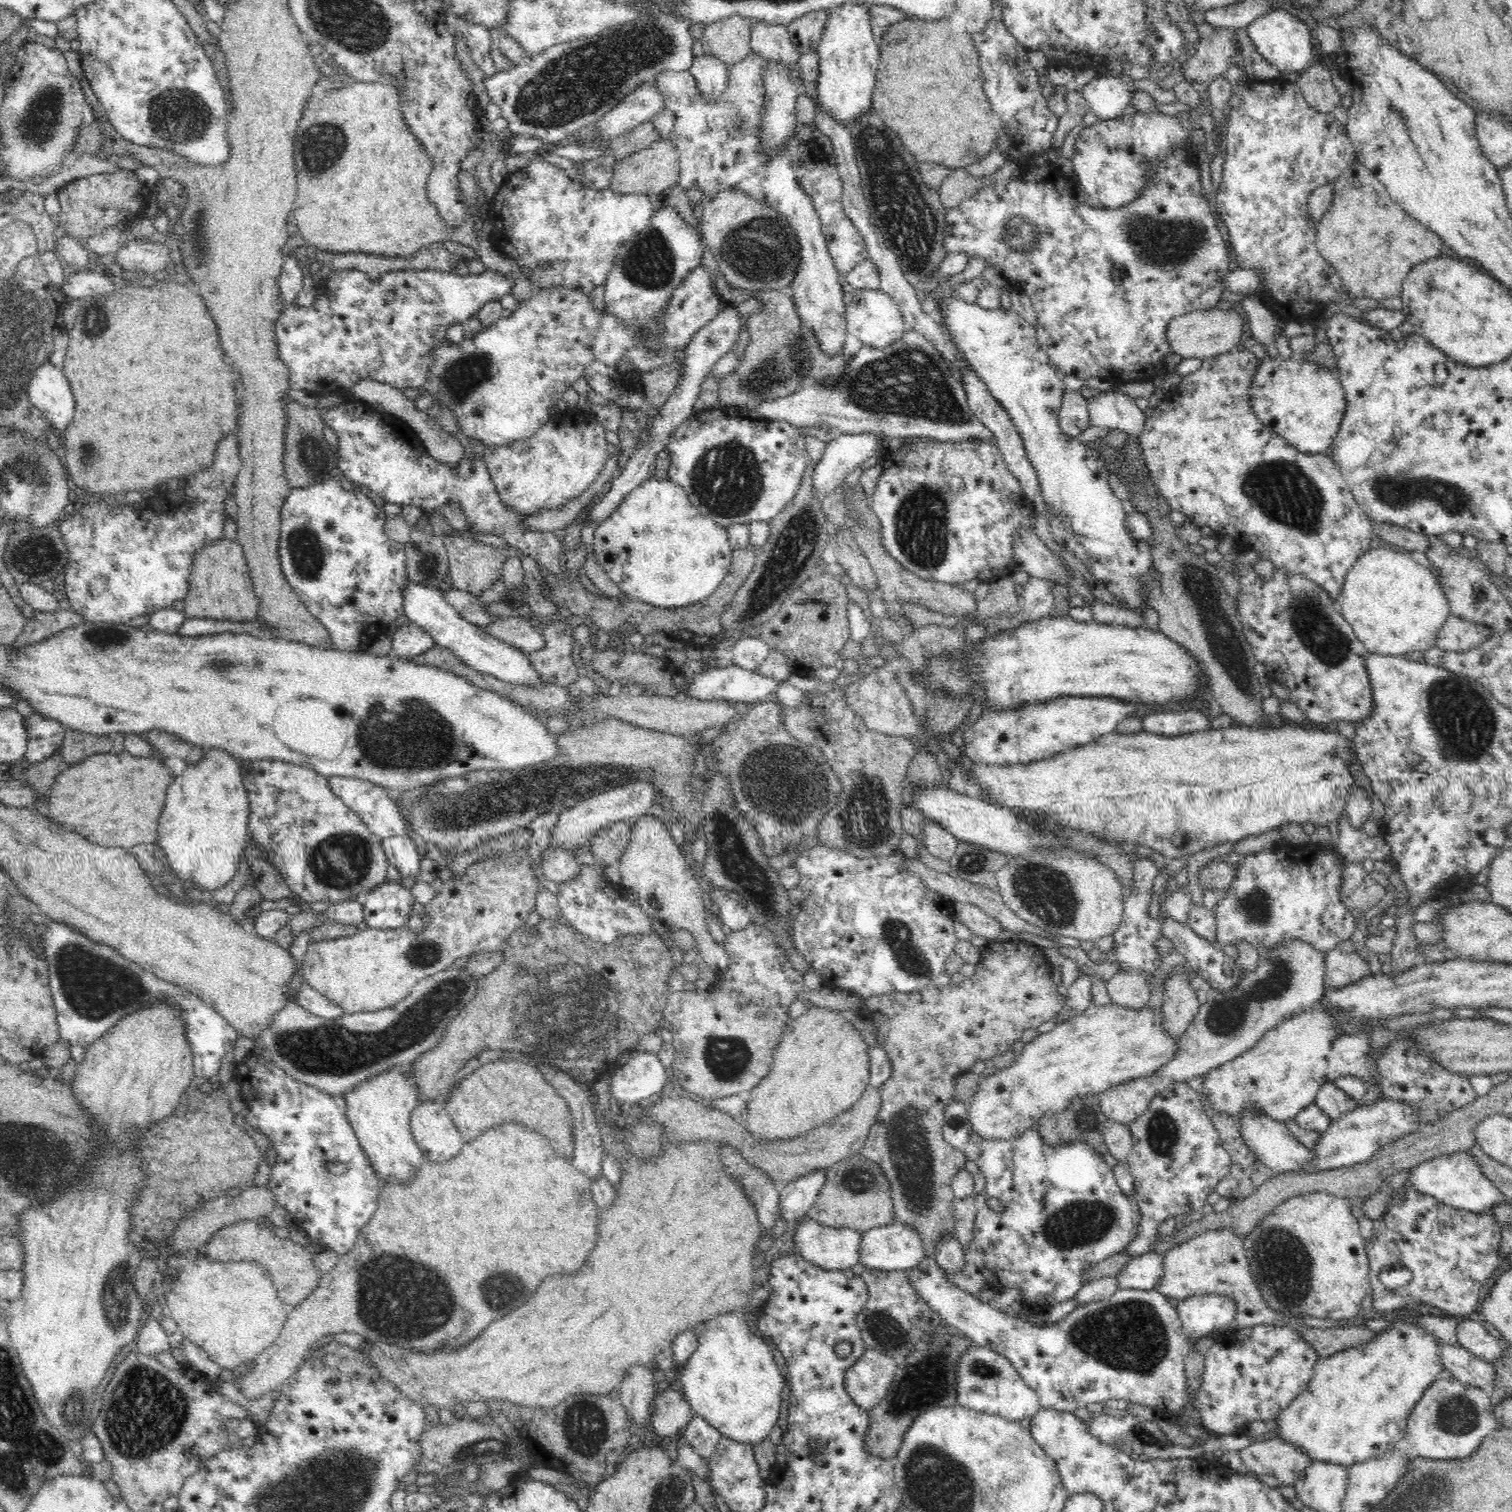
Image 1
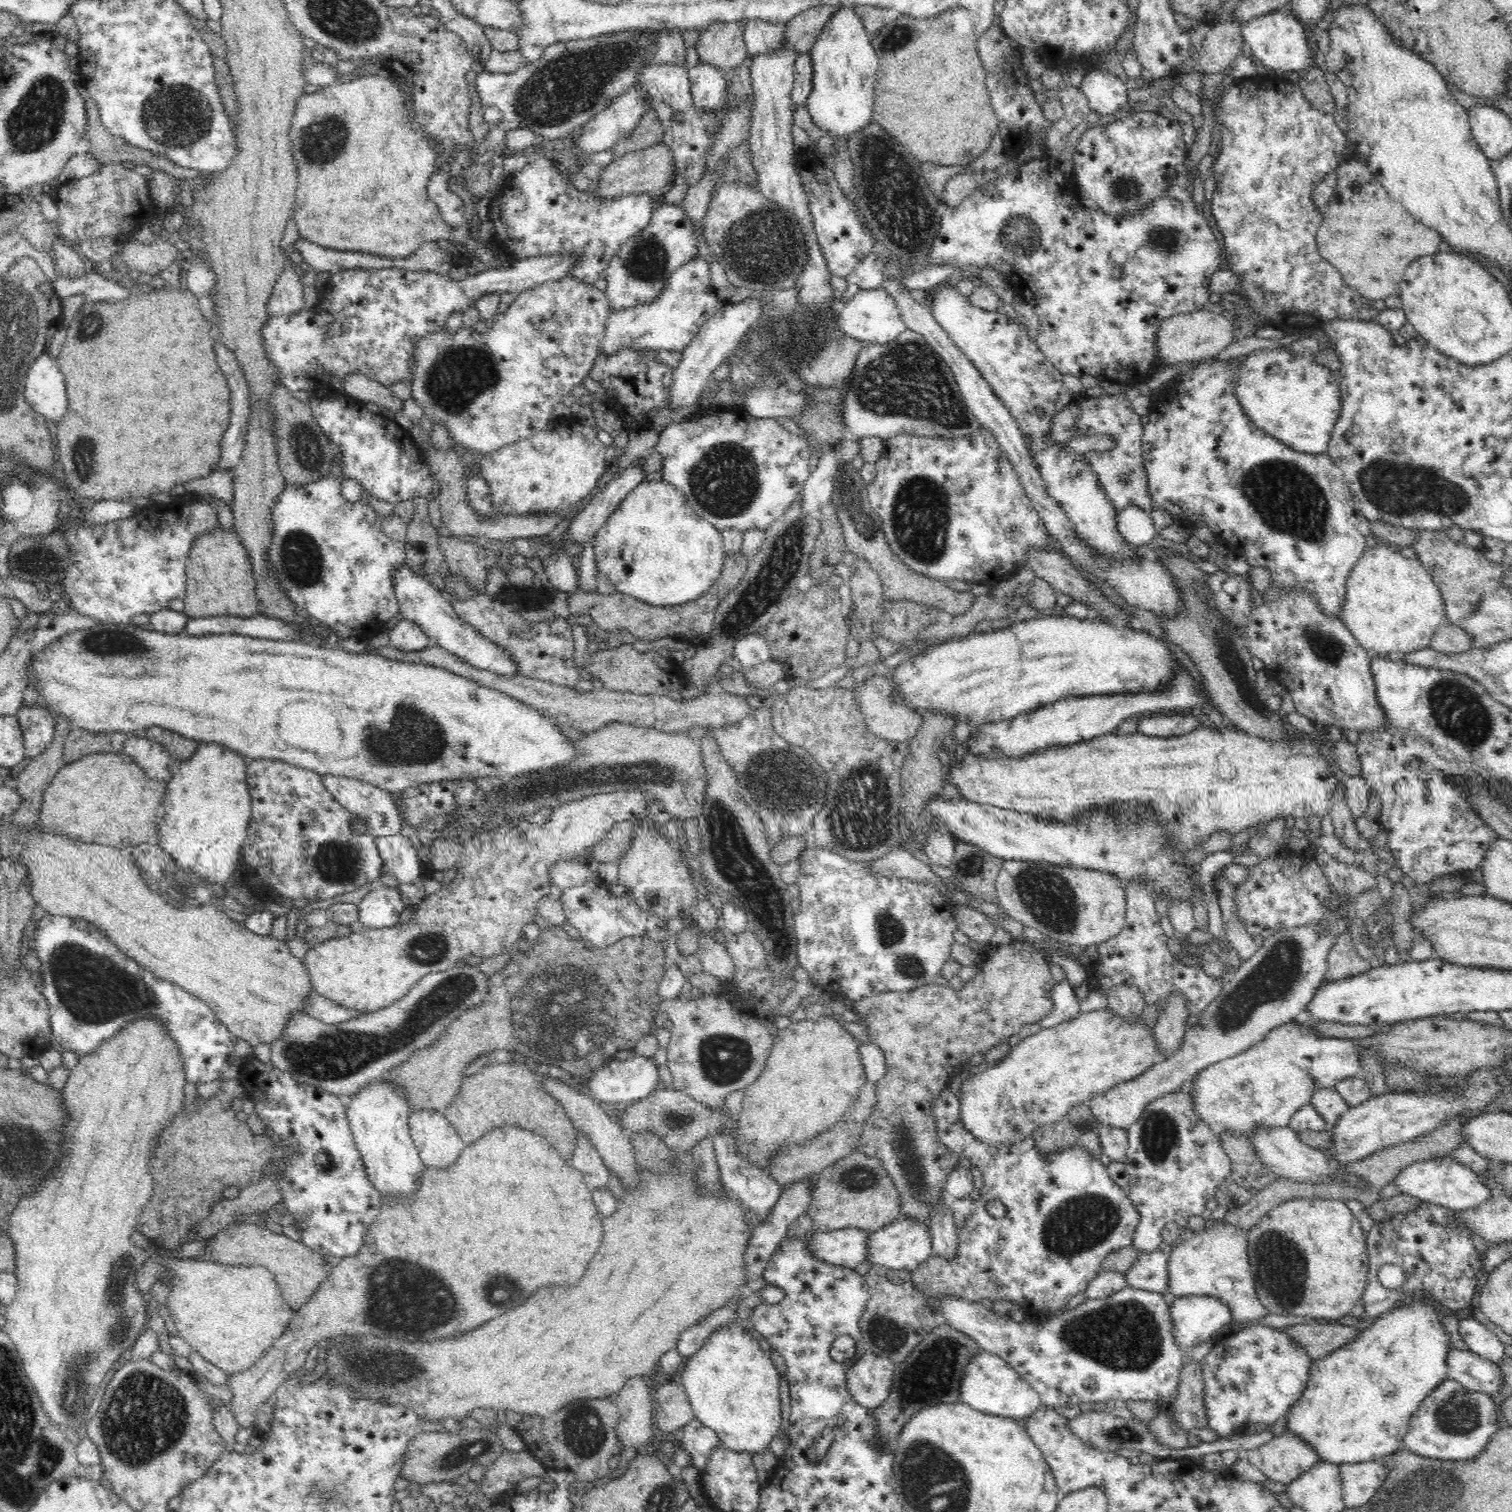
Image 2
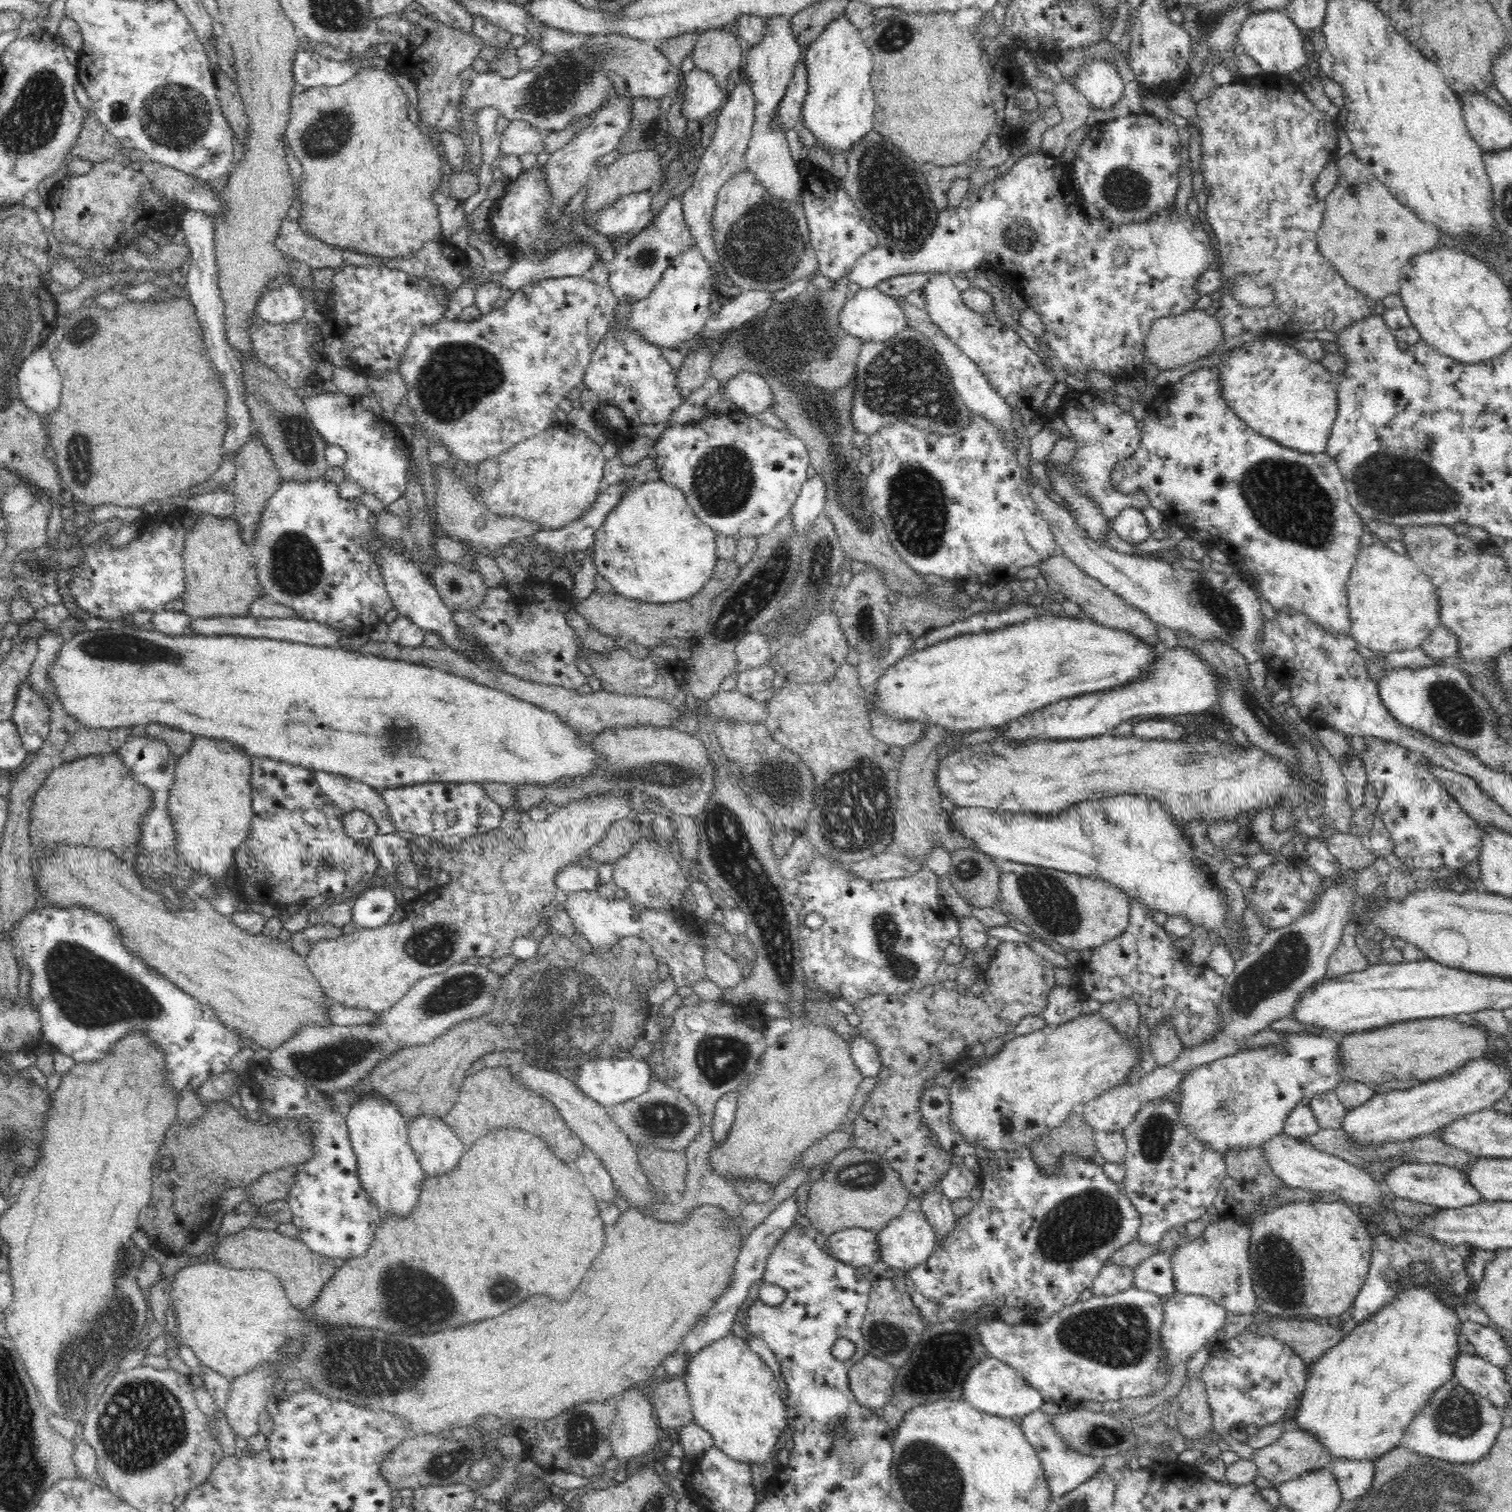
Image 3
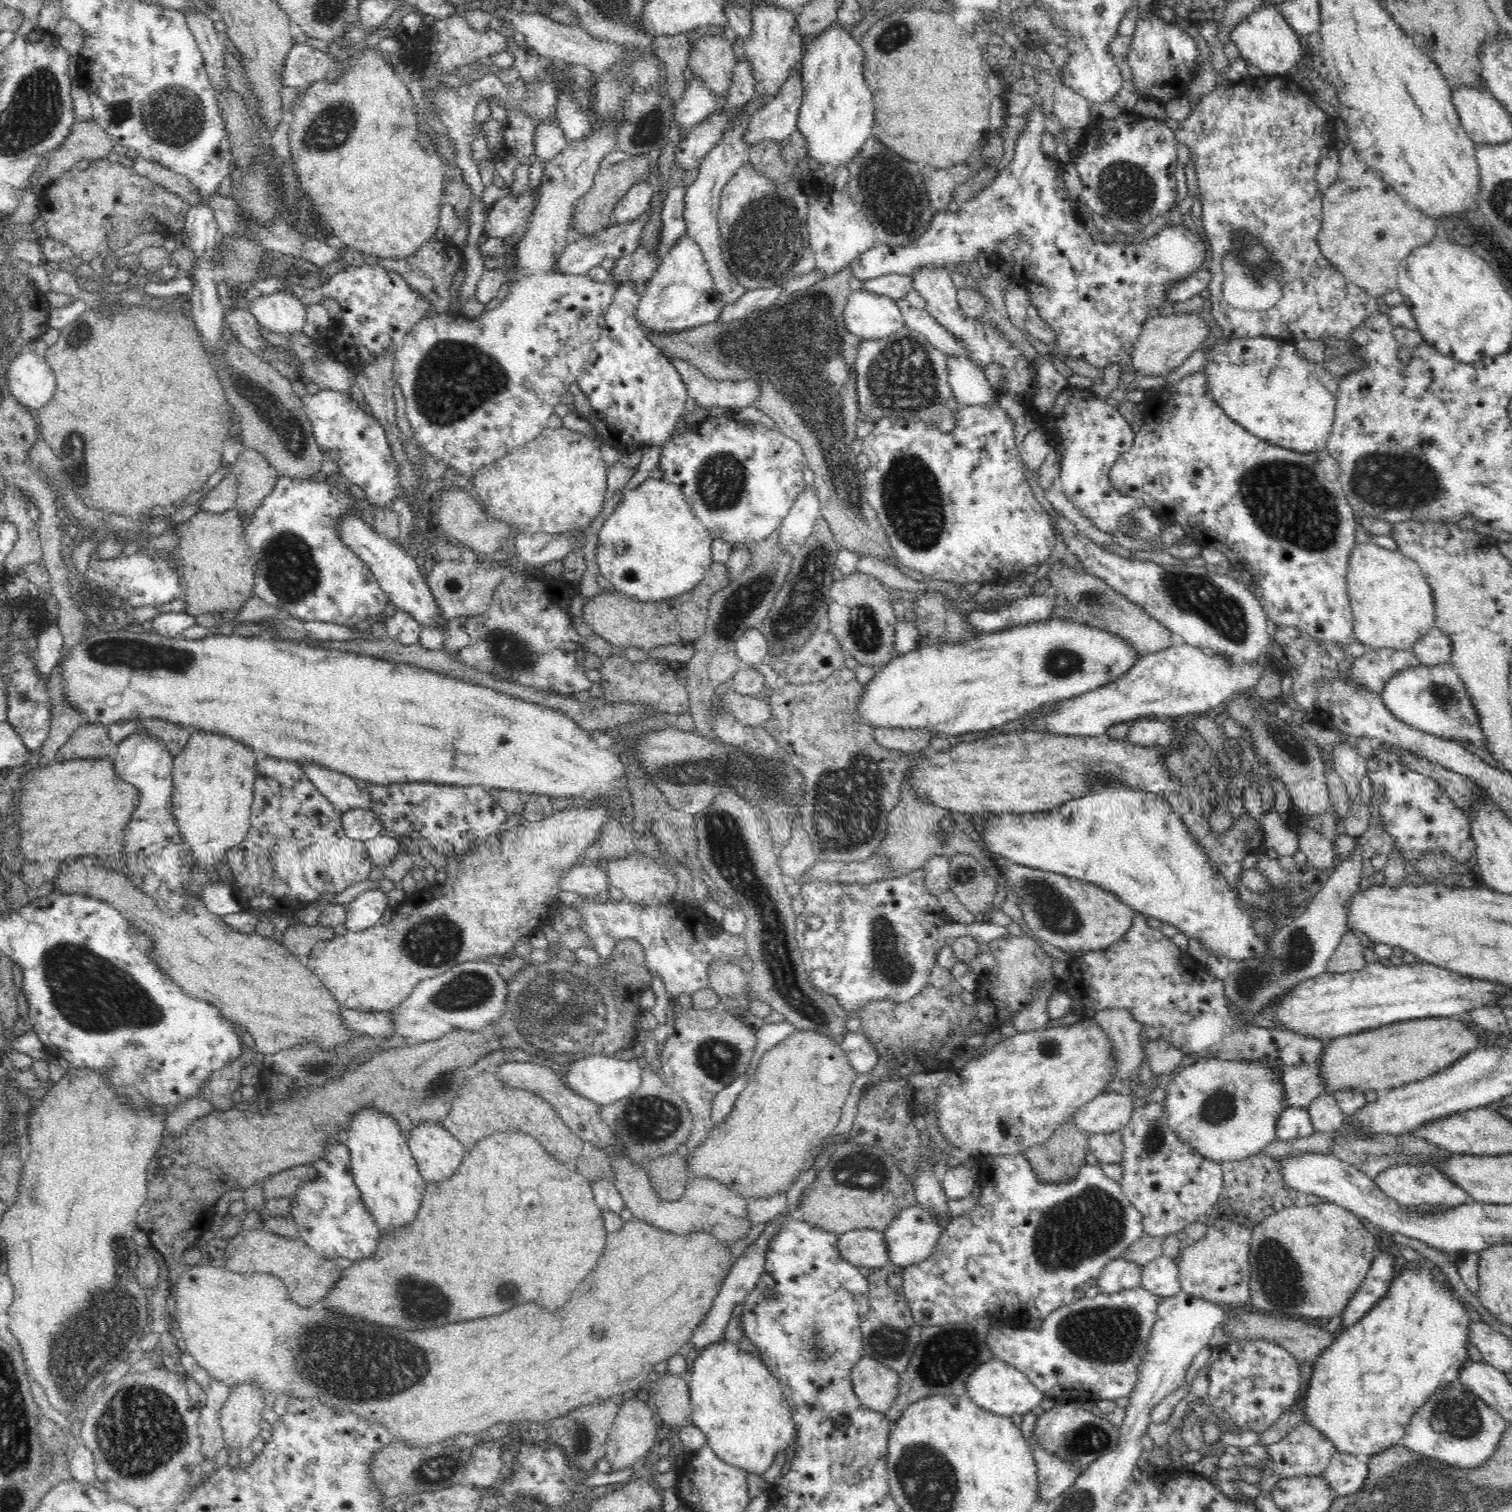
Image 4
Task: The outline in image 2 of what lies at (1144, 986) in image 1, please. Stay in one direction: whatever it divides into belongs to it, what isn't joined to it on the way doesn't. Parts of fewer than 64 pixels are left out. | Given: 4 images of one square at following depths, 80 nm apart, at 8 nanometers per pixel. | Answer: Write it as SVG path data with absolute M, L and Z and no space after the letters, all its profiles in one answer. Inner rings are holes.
M1129 984L1114 986L1107 999L1107 1010L1121 1016L1124 1020L1138 1020L1147 1005L1140 989Z

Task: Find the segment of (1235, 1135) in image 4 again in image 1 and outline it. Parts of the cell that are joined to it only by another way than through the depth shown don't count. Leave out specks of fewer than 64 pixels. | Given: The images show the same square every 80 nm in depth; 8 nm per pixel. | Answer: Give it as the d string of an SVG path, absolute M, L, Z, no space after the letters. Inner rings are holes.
M1311 1007L1308 1008L1308 1010L1304 1010L1304 1012L1301 1012L1300 1014L1295 1015L1294 1017L1290 1017L1289 1019L1286 1019L1284 1022L1281 1022L1280 1024L1278 1024L1278 1026L1274 1027L1272 1030L1269 1030L1268 1032L1266 1032L1266 1034L1258 1041L1258 1044L1255 1044L1252 1048L1250 1048L1249 1051L1243 1052L1240 1056L1234 1057L1232 1060L1229 1060L1228 1062L1225 1062L1224 1064L1221 1064L1219 1067L1213 1068L1210 1072L1207 1072L1204 1075L1204 1092L1205 1092L1205 1096L1207 1096L1207 1100L1209 1100L1209 1102L1211 1102L1211 1109L1213 1110L1213 1112L1217 1112L1218 1114L1227 1114L1227 1116L1231 1116L1234 1120L1236 1121L1240 1121L1242 1120L1242 1112L1244 1112L1244 1110L1253 1110L1253 1112L1261 1112L1261 1114L1265 1114L1266 1116L1269 1116L1270 1118L1273 1118L1274 1120L1277 1120L1278 1123L1288 1123L1288 1120L1292 1120L1293 1117L1295 1117L1300 1110L1302 1110L1303 1108L1306 1108L1306 1106L1308 1106L1309 1104L1312 1104L1312 1102L1315 1102L1315 1096L1317 1095L1317 1092L1319 1091L1319 1088L1327 1082L1325 1074L1325 1055L1324 1053L1326 1052L1326 1050L1329 1049L1330 1043L1333 1043L1333 1040L1336 1040L1336 1038L1338 1038L1338 1035L1343 1035L1343 1034L1338 1034L1336 1032L1336 1029L1334 1029L1335 1025L1338 1023L1337 1021L1338 1017L1333 1016L1333 1014L1330 1014L1329 1012L1324 1012L1323 1009L1320 1009L1319 1007Z

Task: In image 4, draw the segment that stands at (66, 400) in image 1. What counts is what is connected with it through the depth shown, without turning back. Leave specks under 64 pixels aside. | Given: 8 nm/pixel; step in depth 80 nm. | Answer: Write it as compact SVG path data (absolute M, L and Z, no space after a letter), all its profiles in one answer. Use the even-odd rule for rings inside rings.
M41 338L36 339L7 364L2 374L10 394L34 410L46 406L56 390L55 374L45 361L46 345Z

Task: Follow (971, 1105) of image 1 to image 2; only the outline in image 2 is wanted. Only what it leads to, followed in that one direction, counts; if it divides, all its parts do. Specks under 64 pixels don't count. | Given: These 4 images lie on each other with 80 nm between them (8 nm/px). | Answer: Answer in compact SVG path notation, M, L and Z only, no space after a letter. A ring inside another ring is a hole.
M1107 1007L1095 1011L1081 1012L1072 1020L1068 1020L1052 1028L1041 1028L1040 1032L1029 1037L1024 1037L1023 1040L1020 1040L1018 1044L1010 1049L1010 1052L1004 1058L1001 1058L986 1071L978 1073L973 1070L973 1074L970 1078L966 1079L960 1085L961 1094L960 1096L957 1096L959 1098L960 1119L964 1124L964 1127L985 1146L995 1147L1017 1144L1023 1142L1026 1138L1032 1137L1034 1132L1037 1132L1038 1129L1043 1128L1045 1125L1060 1123L1060 1120L1062 1120L1076 1104L1087 1102L1092 1097L1106 1092L1109 1088L1112 1088L1117 1084L1128 1082L1130 1079L1146 1072L1146 1070L1154 1066L1154 1063L1160 1062L1160 1060L1166 1060L1166 1058L1157 1050L1153 1031L1152 1029L1146 1029L1142 1018L1138 1018L1138 1020L1124 1020L1121 1016L1107 1010Z

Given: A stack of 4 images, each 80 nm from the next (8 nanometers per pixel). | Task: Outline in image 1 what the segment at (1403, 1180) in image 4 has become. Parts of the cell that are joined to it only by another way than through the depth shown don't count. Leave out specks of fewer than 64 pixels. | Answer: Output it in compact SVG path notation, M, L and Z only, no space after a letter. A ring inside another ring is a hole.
M1466 1151L1443 1155L1430 1162L1418 1164L1410 1170L1410 1177L1407 1180L1422 1195L1434 1197L1440 1203L1456 1209L1486 1213L1498 1204L1510 1204L1508 1197L1485 1177L1474 1157L1470 1157Z

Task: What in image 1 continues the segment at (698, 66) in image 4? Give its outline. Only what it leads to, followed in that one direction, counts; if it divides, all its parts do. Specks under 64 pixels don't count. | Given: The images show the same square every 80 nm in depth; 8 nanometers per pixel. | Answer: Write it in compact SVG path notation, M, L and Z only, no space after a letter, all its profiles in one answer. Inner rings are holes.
M732 14L705 26L701 42L704 54L711 54L728 67L742 62L751 53L751 28L756 20Z

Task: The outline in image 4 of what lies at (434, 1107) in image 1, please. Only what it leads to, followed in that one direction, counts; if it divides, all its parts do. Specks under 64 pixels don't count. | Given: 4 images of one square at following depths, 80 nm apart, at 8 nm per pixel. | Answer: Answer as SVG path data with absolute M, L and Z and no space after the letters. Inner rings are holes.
M423 1123L411 1130L408 1147L422 1178L428 1182L444 1182L464 1160L467 1150L440 1123Z

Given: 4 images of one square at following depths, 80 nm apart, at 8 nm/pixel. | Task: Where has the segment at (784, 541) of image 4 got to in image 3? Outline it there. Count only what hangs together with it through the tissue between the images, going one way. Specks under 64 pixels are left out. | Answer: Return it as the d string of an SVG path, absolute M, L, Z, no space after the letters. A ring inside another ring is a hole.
M817 473L802 485L800 494L789 512L795 534L806 534L816 518L824 513L825 492L824 480Z

